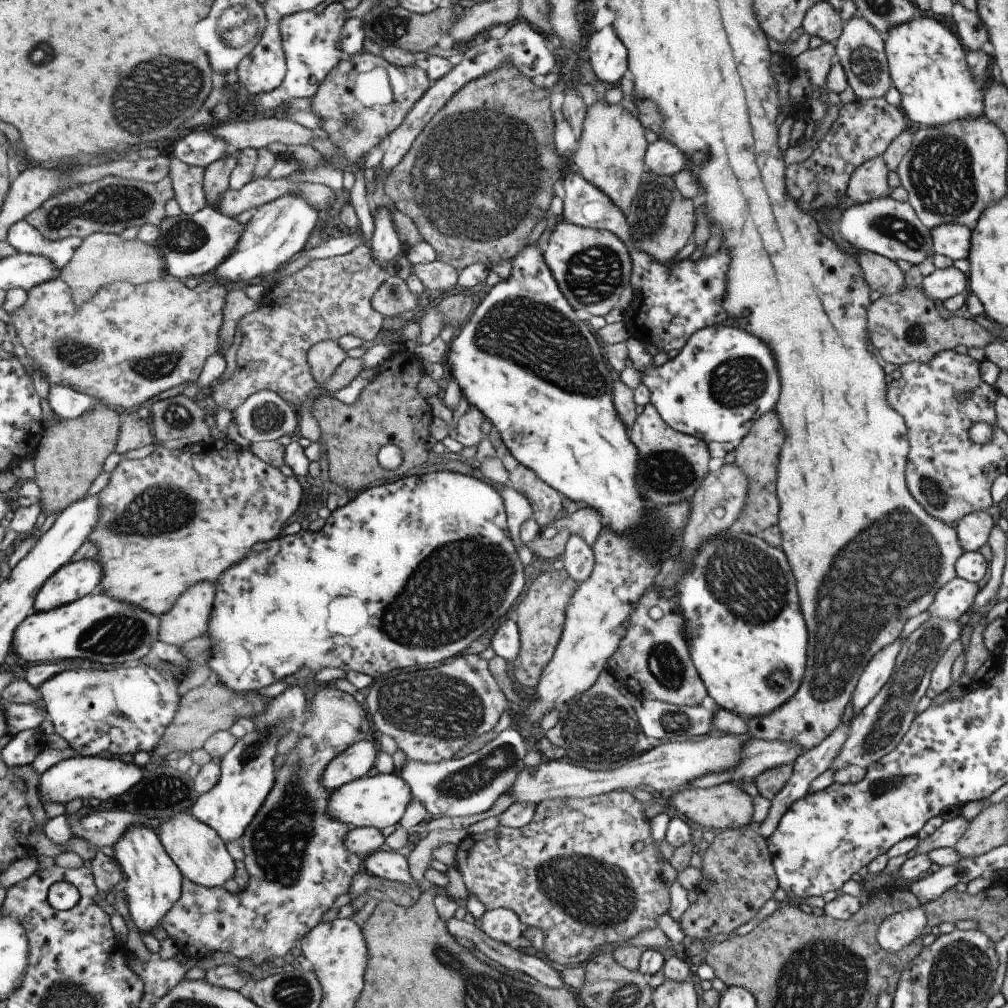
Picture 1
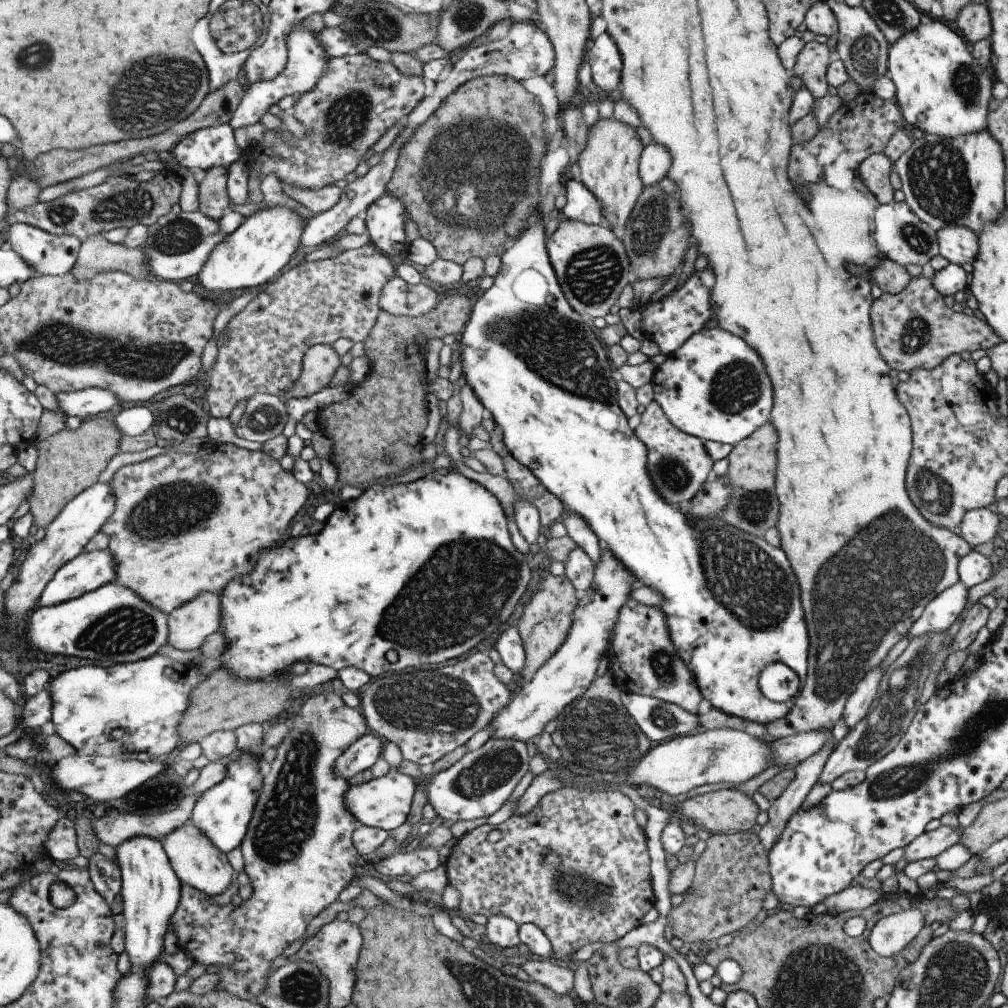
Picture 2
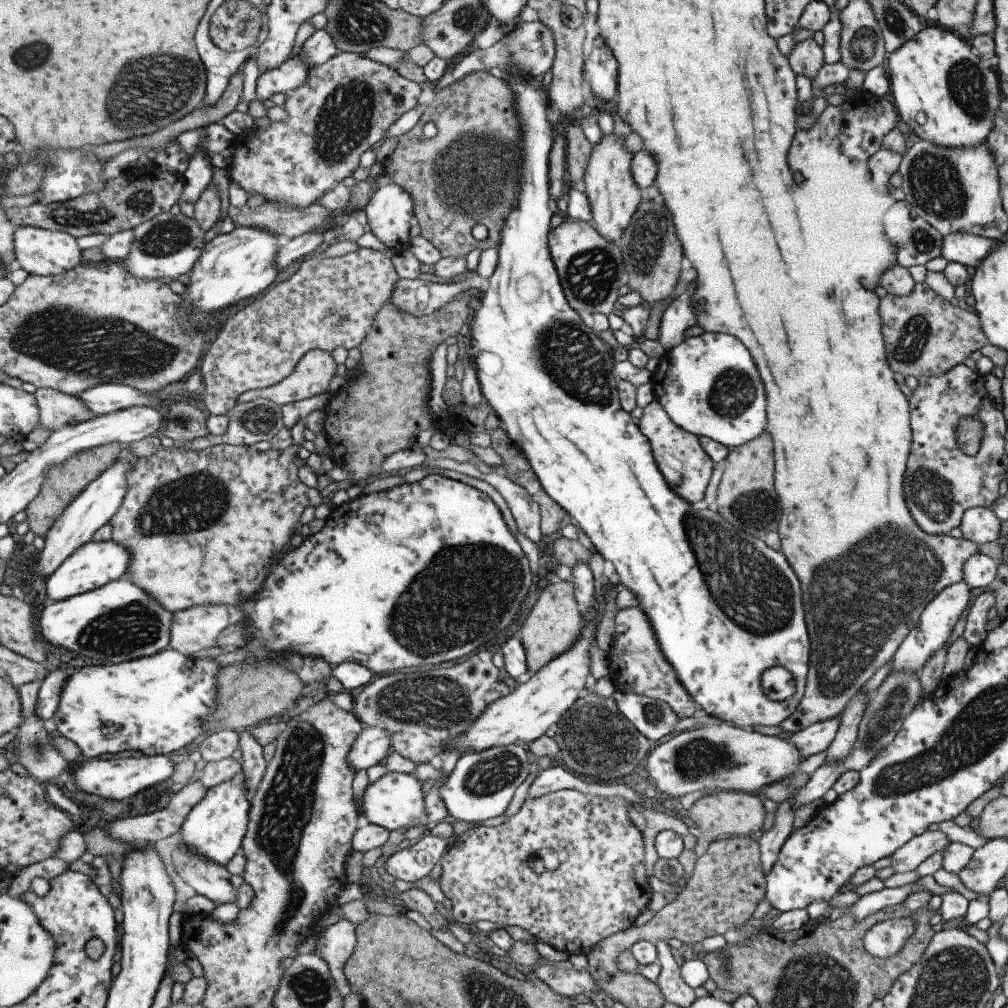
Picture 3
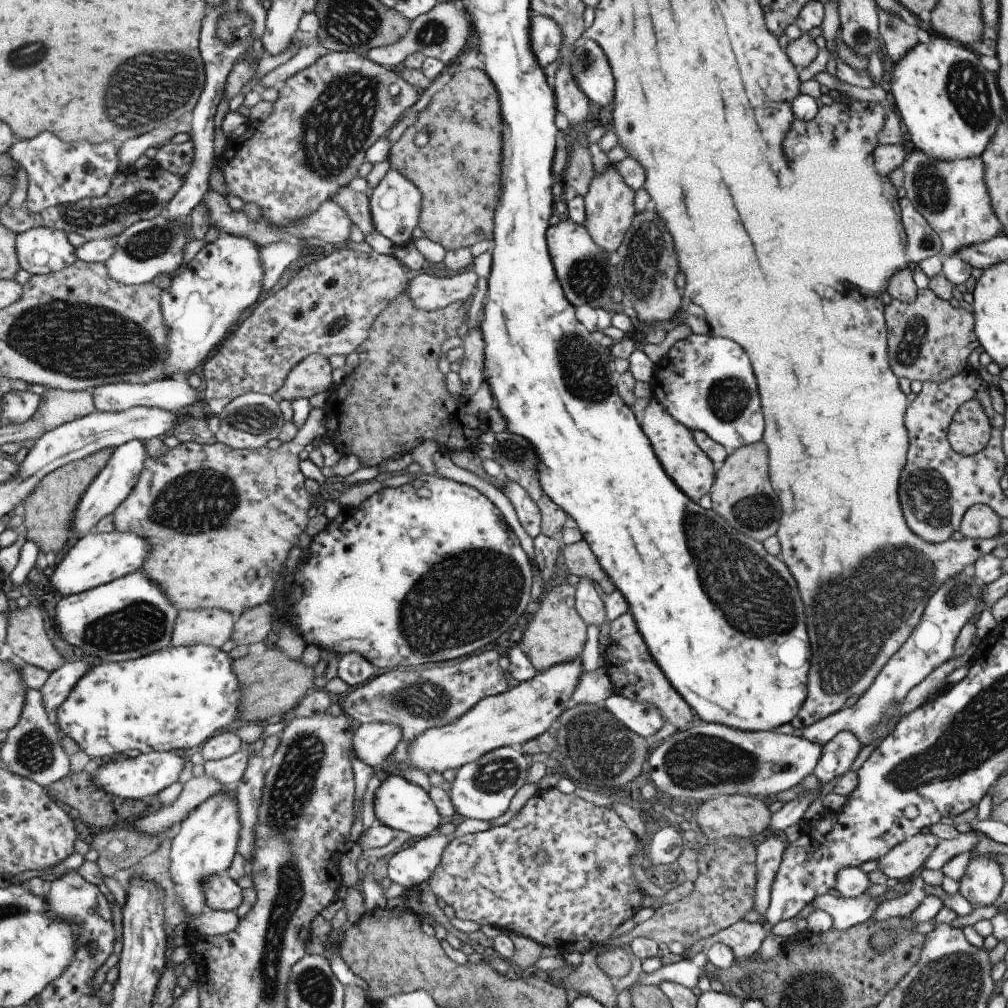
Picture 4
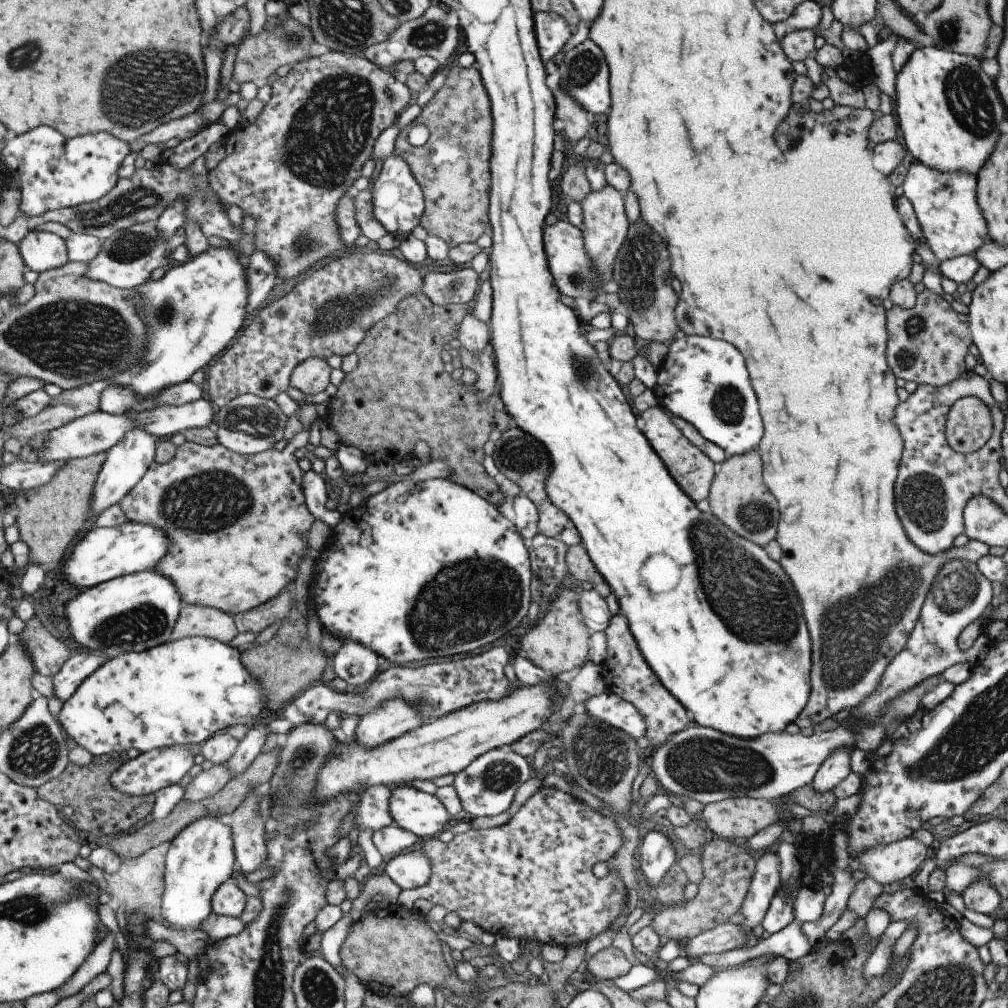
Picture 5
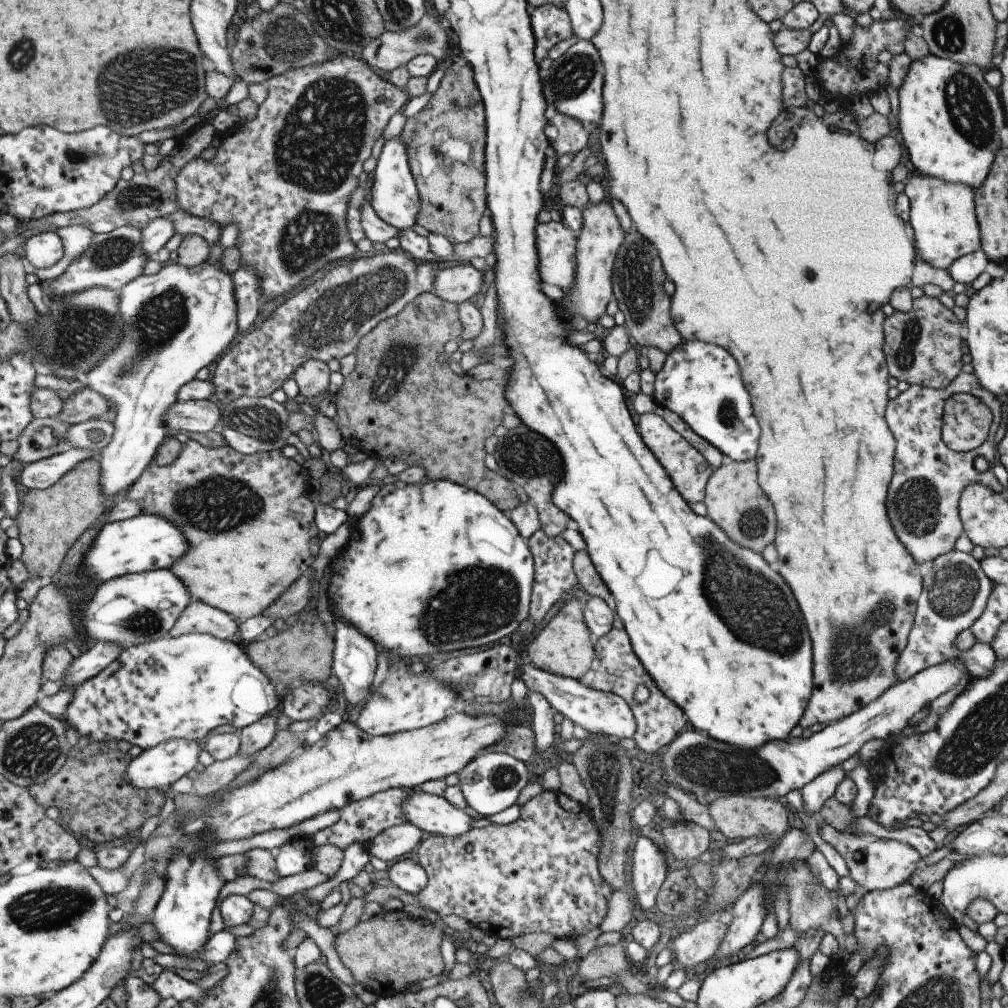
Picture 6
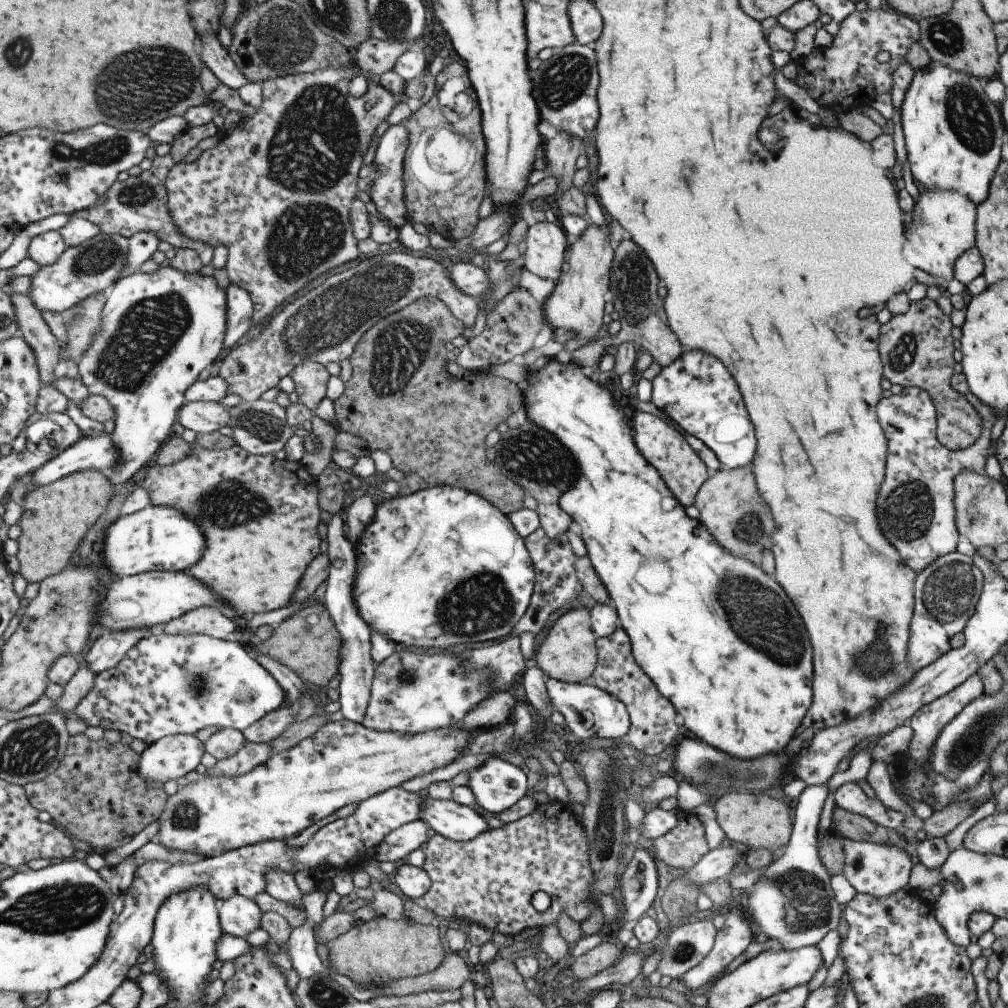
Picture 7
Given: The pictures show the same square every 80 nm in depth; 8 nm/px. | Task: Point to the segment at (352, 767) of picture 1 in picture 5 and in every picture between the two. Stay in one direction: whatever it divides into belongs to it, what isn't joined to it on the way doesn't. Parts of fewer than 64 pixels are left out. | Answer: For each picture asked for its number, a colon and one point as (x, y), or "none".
2: (361, 754)
3: (370, 746)
4: (371, 742)
5: (393, 718)

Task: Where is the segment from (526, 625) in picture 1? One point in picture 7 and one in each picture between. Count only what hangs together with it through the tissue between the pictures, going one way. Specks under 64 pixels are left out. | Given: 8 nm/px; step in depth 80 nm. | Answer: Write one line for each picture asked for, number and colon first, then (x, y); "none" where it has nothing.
2: (545, 619)
3: (553, 624)
4: (556, 633)
5: (558, 643)
6: (564, 647)
7: (567, 653)

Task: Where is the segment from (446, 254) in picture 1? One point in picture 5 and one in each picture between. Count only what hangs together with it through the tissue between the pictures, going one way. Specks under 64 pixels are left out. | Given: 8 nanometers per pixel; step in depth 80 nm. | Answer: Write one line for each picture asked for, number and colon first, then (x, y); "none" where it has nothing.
2: (457, 177)
3: (463, 175)
4: (457, 172)
5: (454, 161)

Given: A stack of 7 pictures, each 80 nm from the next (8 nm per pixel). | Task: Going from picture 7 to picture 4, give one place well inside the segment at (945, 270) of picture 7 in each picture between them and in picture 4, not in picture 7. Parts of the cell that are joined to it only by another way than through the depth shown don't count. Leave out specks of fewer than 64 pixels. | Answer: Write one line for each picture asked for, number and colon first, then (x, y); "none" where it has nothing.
4: (952, 196)
5: (945, 205)
6: (941, 214)

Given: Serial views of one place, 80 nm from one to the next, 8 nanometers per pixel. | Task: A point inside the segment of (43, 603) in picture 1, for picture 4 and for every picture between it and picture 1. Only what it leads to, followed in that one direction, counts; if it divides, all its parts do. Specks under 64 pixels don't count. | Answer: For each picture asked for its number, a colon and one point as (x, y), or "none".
2: (88, 571)
3: (97, 562)
4: (98, 558)

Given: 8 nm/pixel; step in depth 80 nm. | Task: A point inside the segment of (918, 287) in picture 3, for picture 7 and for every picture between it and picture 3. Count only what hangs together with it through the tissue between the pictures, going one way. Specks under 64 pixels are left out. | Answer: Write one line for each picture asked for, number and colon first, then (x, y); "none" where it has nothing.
4: (927, 339)
5: (926, 343)
6: (922, 347)
7: (915, 348)

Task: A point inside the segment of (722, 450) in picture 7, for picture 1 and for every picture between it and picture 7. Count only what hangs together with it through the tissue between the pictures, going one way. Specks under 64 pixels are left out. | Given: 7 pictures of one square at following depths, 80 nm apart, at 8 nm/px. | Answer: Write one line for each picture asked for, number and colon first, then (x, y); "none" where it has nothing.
1: (723, 379)
2: (713, 387)
3: (707, 385)
4: (706, 384)
5: (702, 381)
6: (699, 382)

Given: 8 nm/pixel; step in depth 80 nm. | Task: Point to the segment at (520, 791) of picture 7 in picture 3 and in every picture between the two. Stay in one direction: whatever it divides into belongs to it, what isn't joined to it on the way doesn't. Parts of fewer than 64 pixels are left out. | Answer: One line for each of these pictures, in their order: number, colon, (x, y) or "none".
3: (480, 785)
4: (482, 789)
5: (485, 787)
6: (490, 782)

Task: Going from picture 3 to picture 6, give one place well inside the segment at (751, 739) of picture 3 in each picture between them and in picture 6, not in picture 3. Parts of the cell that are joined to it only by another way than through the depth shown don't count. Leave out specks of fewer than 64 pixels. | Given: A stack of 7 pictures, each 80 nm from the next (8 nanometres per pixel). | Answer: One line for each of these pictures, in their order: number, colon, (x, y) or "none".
4: (707, 760)
5: (697, 763)
6: (695, 763)

